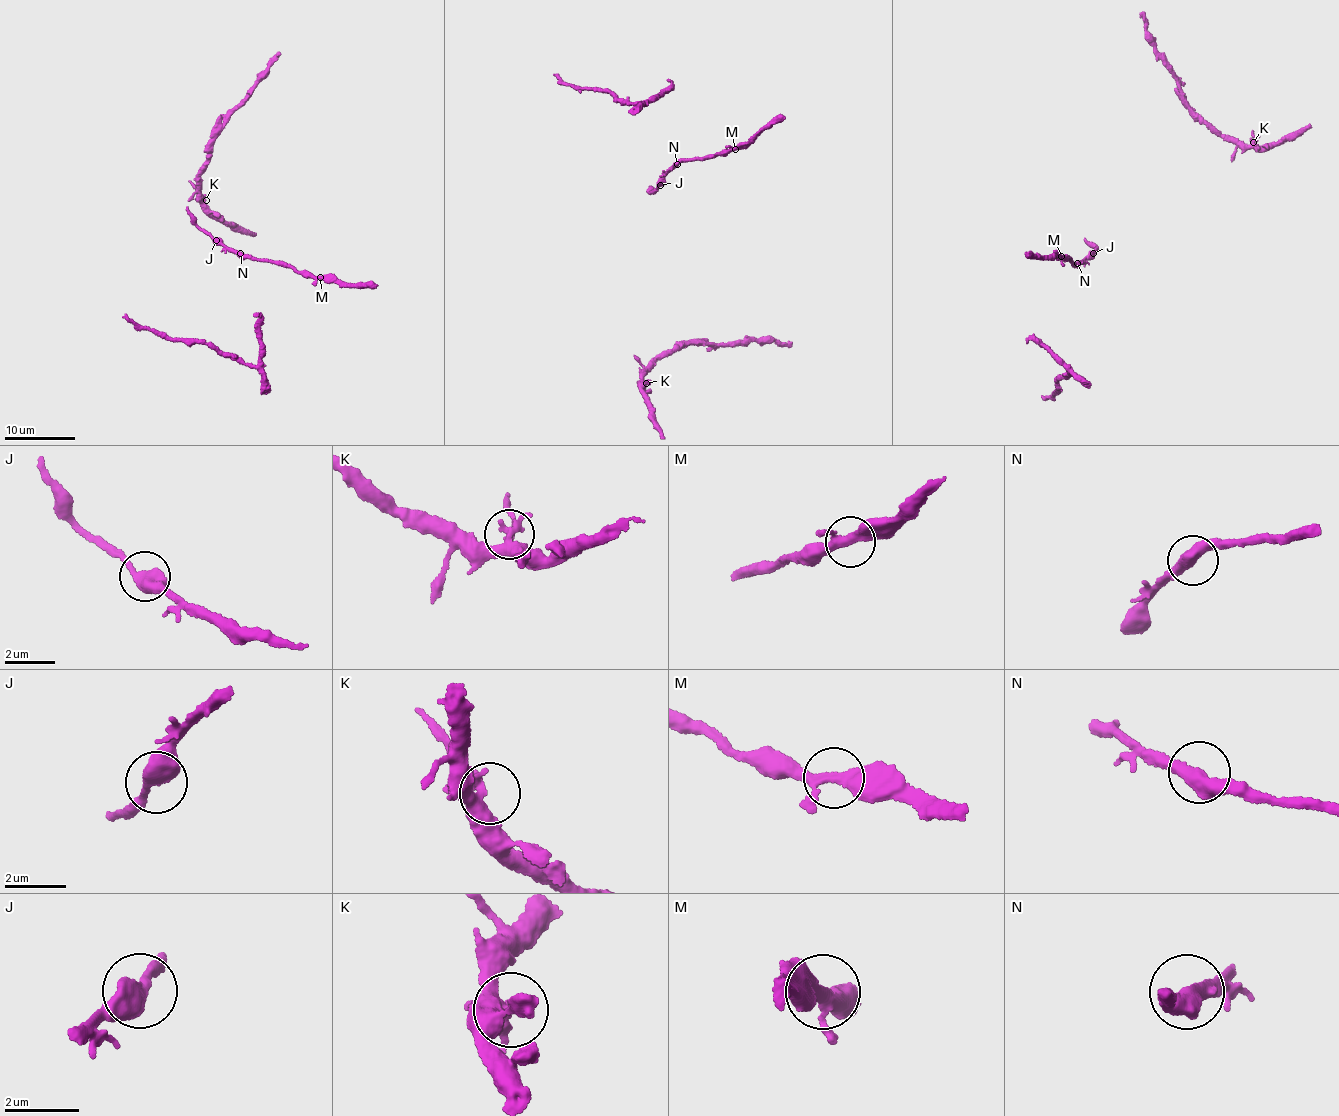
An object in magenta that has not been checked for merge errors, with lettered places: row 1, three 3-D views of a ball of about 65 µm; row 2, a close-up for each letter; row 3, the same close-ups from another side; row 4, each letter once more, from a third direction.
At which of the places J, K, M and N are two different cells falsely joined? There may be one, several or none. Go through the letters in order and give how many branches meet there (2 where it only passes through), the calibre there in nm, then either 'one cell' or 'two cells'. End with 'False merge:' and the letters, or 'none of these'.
J: 2 | 460 nm | one cell
K: 5 | 340 nm | one cell
M: 3 | 280 nm | one cell
N: 2 | 460 nm | one cell
False merge: none of these

